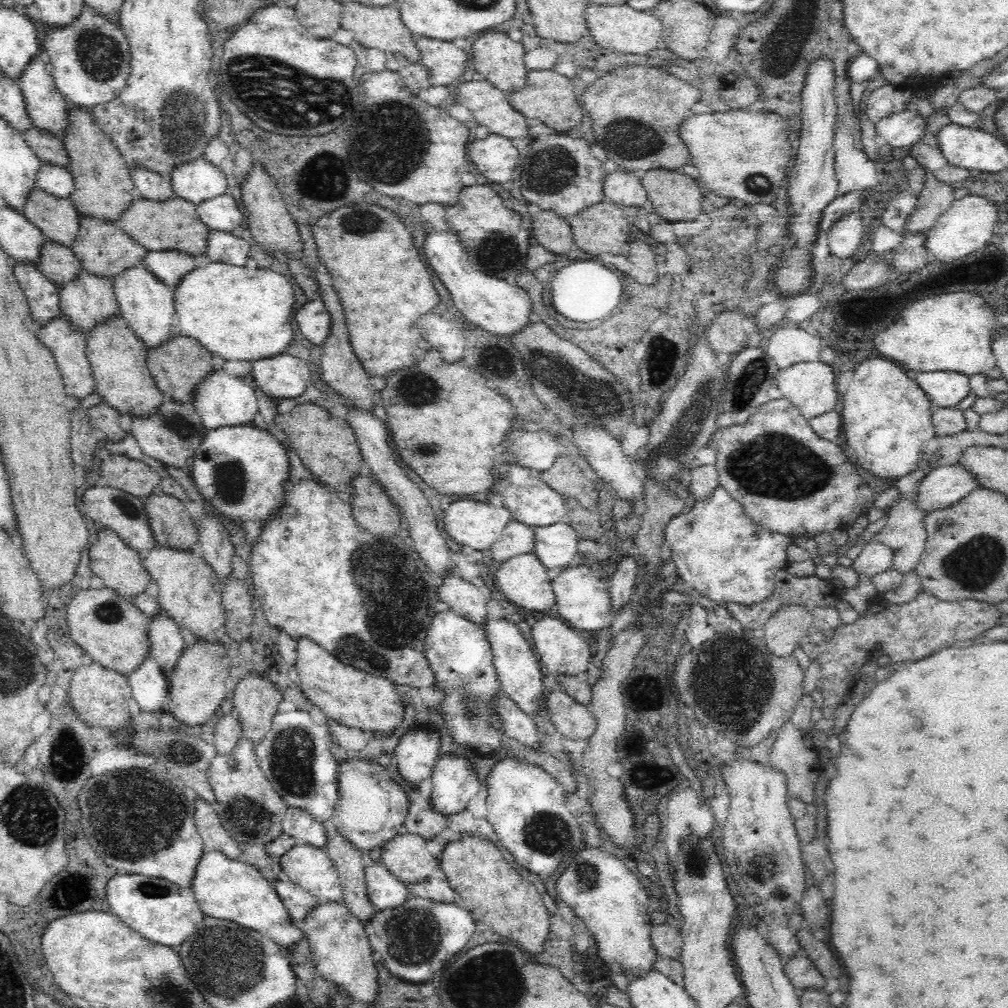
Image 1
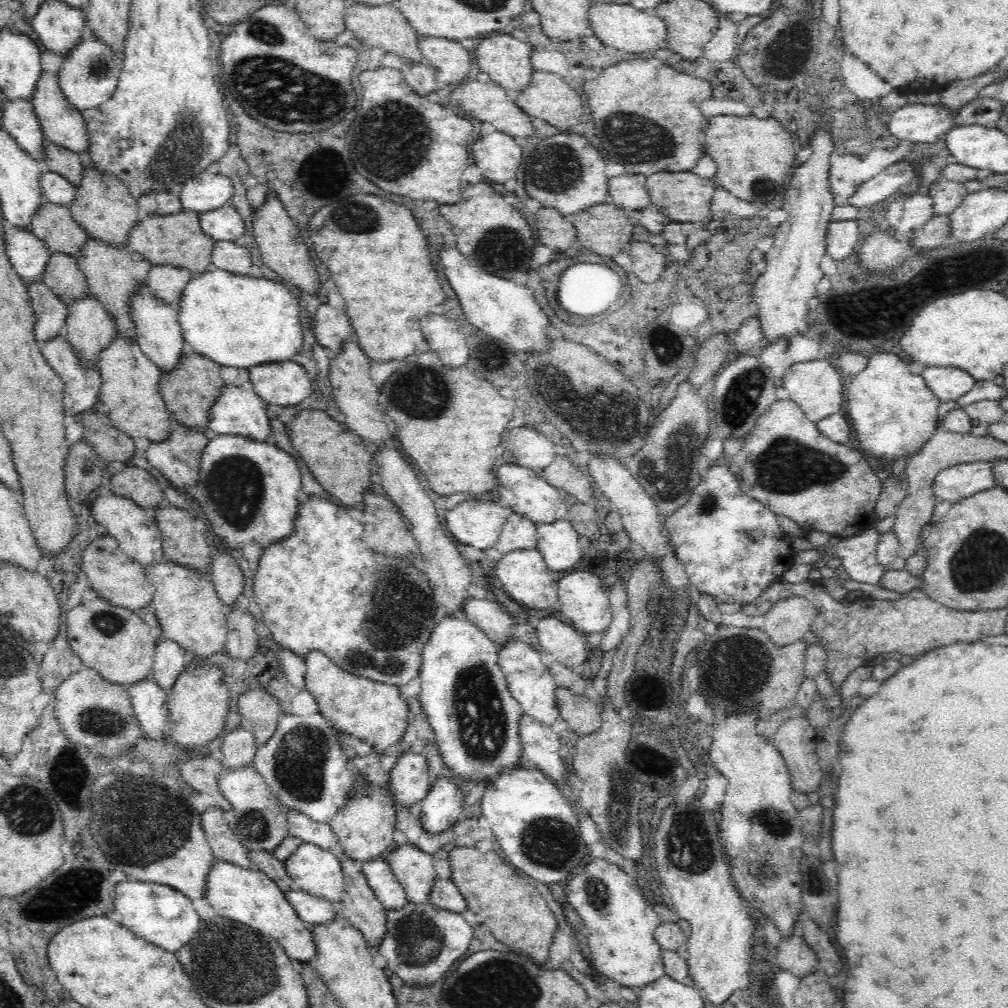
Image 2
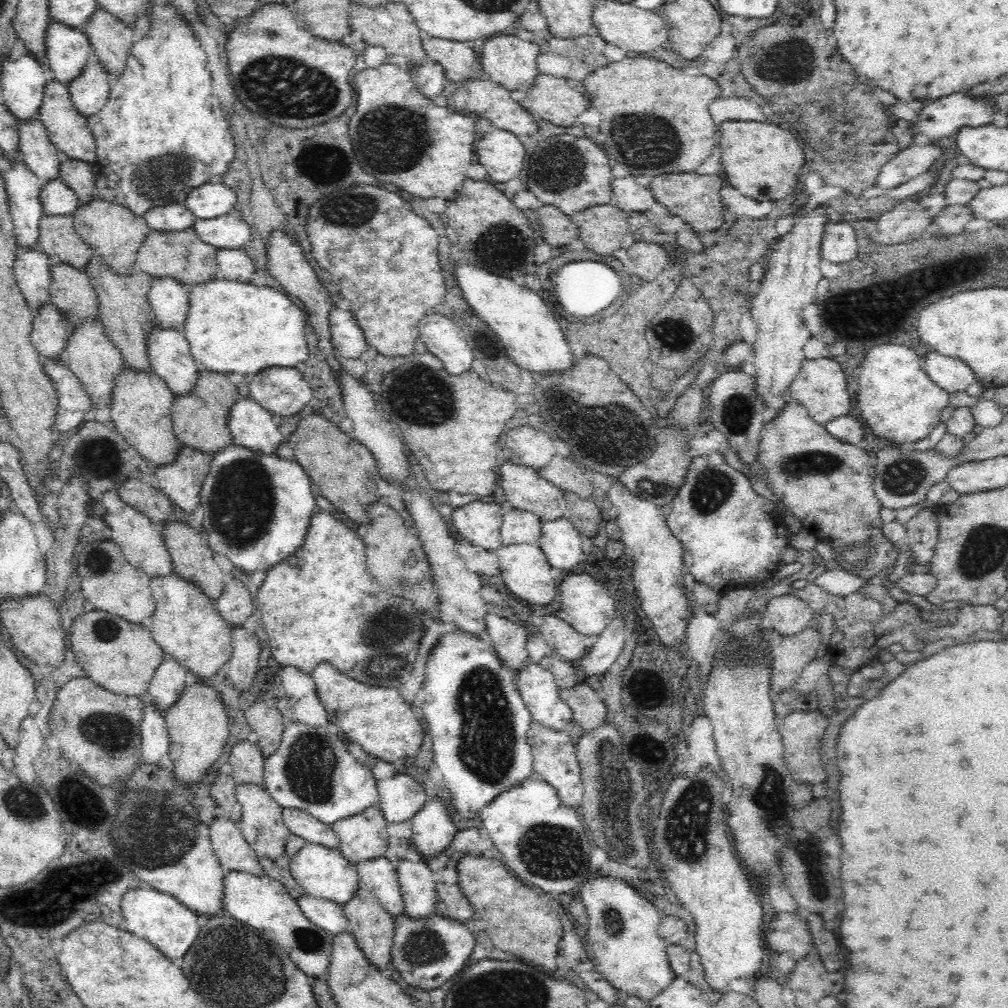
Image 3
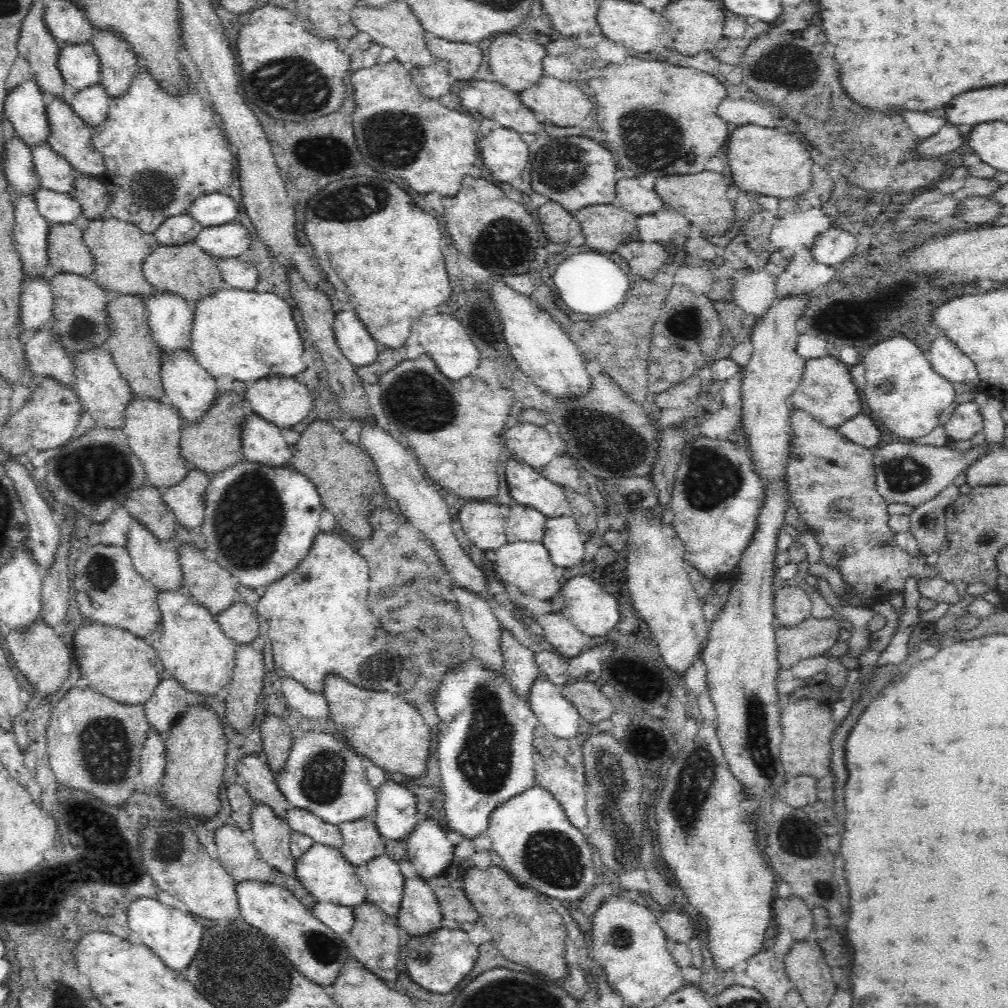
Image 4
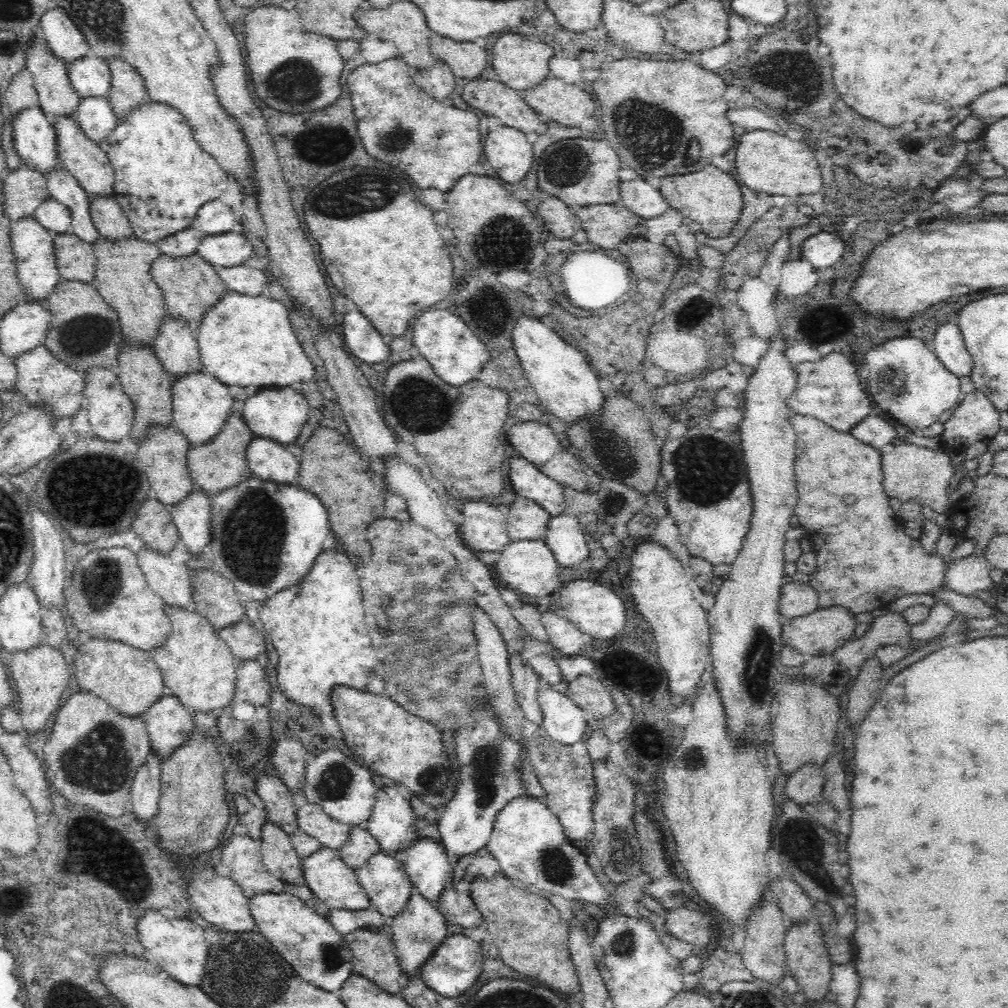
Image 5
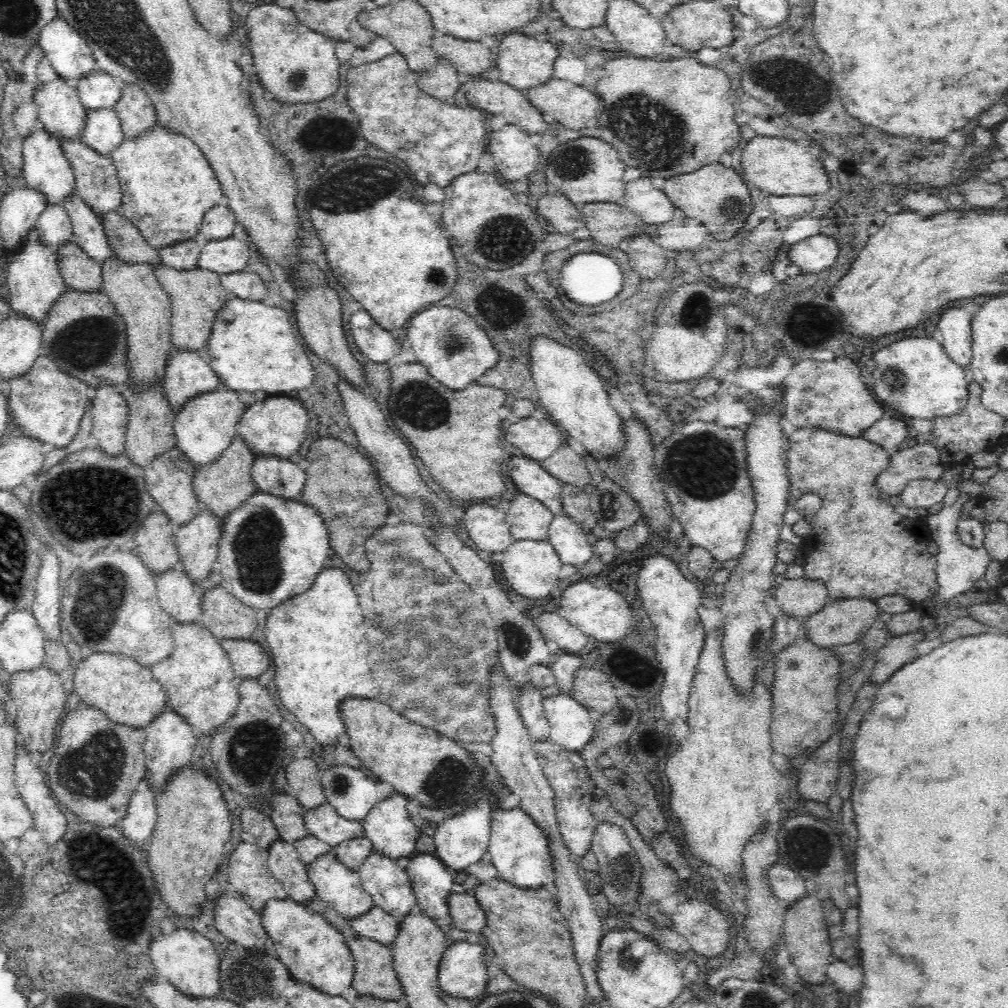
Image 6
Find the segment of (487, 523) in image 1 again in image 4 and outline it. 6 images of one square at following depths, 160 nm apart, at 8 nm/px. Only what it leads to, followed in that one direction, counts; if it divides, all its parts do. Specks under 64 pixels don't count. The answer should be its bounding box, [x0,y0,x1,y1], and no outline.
[457,500,508,551]

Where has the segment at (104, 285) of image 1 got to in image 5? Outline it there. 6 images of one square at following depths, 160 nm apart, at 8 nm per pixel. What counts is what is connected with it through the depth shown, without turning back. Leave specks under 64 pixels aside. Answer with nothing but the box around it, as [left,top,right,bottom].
[83,368,135,442]

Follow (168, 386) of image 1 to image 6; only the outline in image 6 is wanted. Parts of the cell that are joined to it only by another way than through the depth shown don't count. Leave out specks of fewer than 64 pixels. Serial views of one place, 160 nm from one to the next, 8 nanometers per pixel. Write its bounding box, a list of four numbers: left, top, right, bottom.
[193,437,260,522]

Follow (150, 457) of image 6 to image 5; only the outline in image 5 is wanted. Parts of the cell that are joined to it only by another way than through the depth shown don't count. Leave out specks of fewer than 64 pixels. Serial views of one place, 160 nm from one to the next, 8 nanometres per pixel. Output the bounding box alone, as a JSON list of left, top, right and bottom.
[115,339,172,441]

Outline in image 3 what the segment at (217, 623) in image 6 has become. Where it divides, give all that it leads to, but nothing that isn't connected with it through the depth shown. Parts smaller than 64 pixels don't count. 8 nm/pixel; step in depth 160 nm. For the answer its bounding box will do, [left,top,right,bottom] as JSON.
[161,520,226,601]

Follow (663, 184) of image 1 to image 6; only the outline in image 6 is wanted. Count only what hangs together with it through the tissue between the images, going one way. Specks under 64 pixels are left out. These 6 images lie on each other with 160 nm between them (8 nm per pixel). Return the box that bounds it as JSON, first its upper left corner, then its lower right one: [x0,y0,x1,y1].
[663,162,754,242]

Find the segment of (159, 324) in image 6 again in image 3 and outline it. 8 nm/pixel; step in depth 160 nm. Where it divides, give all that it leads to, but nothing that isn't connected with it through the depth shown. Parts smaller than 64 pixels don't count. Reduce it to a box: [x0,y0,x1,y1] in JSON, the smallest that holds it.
[71,197,151,276]

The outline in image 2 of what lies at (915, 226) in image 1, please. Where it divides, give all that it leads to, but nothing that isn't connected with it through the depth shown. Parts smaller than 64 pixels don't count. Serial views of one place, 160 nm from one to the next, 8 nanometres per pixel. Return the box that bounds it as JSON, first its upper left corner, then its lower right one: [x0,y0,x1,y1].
[928,177,968,217]

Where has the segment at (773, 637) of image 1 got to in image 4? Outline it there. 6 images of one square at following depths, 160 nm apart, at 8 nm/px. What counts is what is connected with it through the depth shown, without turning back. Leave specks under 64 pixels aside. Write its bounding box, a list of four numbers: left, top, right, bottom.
[774,583,812,627]

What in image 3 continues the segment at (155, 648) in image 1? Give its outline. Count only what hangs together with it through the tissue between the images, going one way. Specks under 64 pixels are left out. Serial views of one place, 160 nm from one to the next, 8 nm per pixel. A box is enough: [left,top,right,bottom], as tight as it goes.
[148,653,187,712]

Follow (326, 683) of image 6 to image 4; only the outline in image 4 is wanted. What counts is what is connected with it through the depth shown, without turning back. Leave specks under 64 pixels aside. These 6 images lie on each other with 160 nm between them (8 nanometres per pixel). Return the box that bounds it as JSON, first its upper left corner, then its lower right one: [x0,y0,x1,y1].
[256,530,404,694]

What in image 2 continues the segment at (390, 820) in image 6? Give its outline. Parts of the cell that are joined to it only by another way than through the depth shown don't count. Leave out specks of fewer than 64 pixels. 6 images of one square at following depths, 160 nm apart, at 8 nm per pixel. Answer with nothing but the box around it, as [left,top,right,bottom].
[390,749,431,808]

